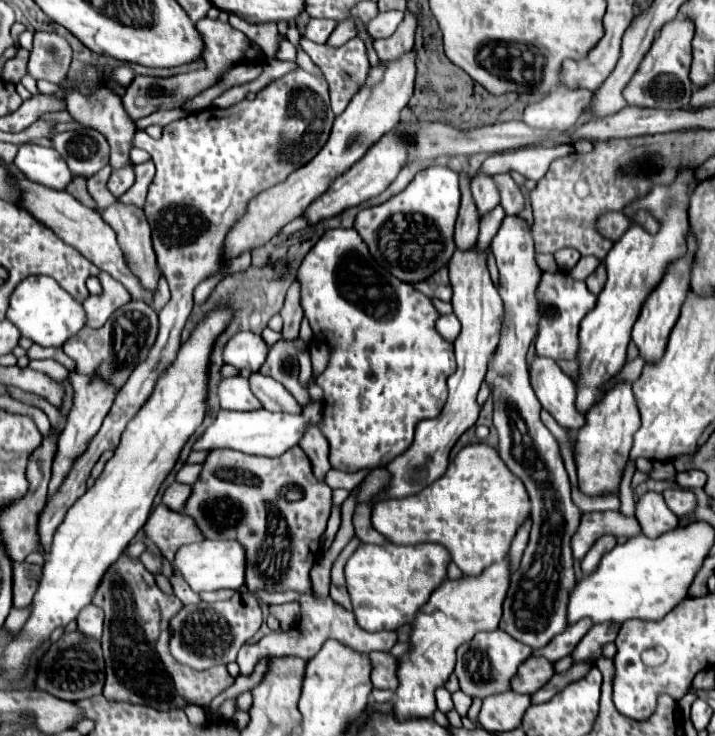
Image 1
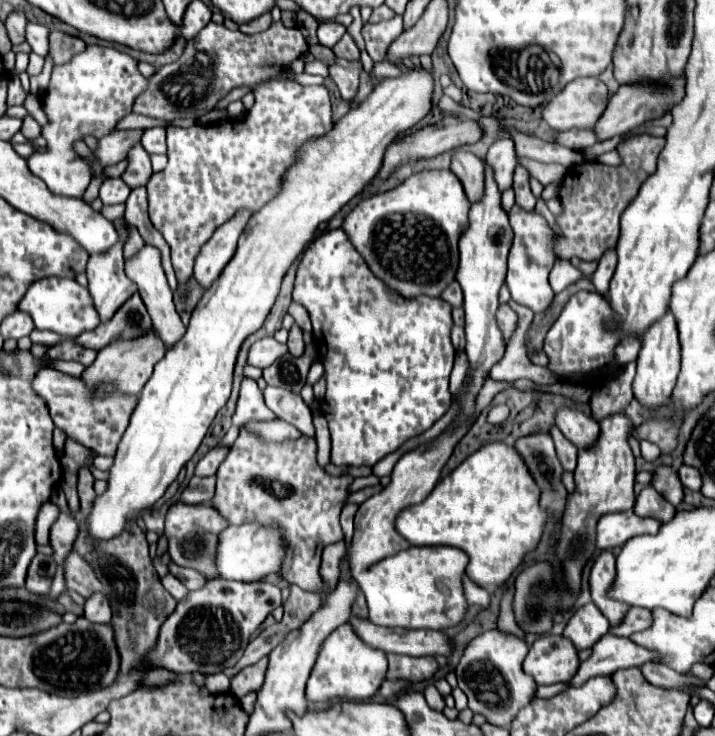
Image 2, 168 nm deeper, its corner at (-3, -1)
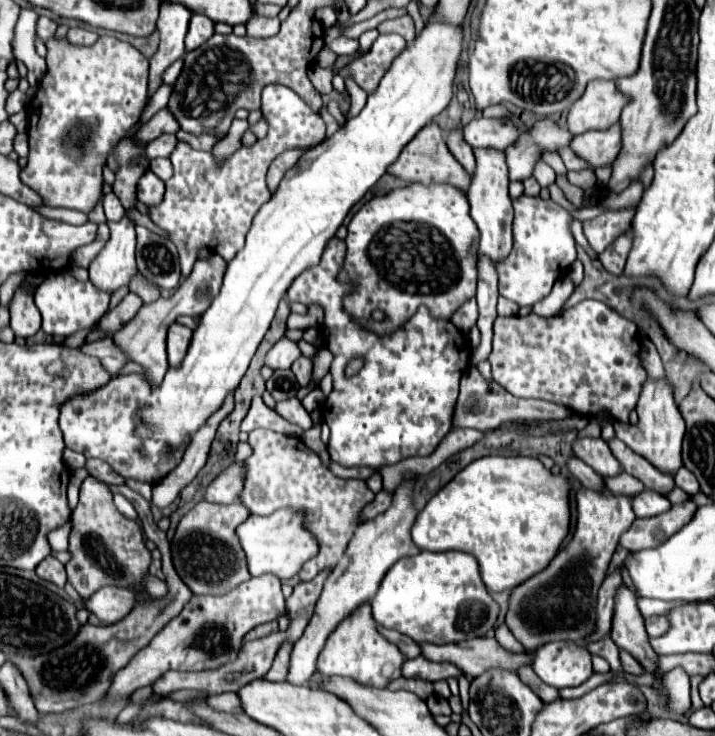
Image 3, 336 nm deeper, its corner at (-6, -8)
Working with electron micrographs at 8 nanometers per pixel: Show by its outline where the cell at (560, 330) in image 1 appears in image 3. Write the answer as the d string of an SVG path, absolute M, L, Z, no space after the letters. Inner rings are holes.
M581 301L555 317L539 317L529 313L525 317L497 317L493 327L493 349L489 355L493 379L515 397L545 399L569 407L581 415L607 413L615 421L629 421L629 411L637 405L639 391L647 381L647 373L639 359L641 335L633 321L621 317L617 311L601 301Z

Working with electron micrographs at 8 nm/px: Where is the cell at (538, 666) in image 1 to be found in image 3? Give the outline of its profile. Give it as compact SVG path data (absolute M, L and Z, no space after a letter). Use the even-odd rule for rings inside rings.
M573 641L545 643L533 653L533 671L557 689L577 687L593 675L591 653Z

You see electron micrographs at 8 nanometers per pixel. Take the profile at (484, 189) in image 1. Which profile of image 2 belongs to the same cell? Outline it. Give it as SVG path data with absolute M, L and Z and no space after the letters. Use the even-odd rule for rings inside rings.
M508 138L496 140L490 146L484 160L494 172L494 180L498 184L498 190L500 192L508 190L512 186L512 174L514 174L514 168L518 164L518 158L516 158L516 152L514 152L514 142L508 140Z

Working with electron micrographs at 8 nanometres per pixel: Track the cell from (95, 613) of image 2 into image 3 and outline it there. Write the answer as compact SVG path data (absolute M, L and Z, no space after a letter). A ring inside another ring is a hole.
M103 587L99 589L87 603L85 607L93 611L101 621L107 623L117 623L123 619L135 605L135 595L131 589L123 587Z

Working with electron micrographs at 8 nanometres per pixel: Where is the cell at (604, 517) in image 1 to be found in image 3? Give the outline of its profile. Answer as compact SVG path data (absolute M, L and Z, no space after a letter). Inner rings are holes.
M687 499L679 505L673 505L669 511L647 517L647 519L635 519L629 531L625 531L619 539L619 545L625 549L641 551L649 547L657 547L659 543L667 541L673 533L677 533L683 525L687 525L697 511L697 503L693 499Z

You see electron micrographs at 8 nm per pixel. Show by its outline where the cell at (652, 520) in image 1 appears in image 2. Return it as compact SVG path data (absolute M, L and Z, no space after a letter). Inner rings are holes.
M646 486L636 498L634 514L640 518L654 518L660 524L666 524L676 514L676 508L672 508L672 504L668 504L668 500L664 500L664 496L660 496L652 486Z

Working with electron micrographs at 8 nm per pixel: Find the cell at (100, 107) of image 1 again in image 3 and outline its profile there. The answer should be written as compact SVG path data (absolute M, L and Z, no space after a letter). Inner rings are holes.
M147 171L141 179L139 179L139 185L137 185L137 197L141 203L153 207L153 205L159 205L159 201L163 199L163 193L165 193L165 185L163 181L153 175L151 171Z

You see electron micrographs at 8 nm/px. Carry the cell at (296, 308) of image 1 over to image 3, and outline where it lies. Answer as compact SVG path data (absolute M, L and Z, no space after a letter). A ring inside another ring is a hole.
M299 357L291 365L291 371L295 373L295 377L297 377L297 381L299 381L301 387L307 387L311 383L311 371L313 371L313 367L311 367L311 361L307 357Z

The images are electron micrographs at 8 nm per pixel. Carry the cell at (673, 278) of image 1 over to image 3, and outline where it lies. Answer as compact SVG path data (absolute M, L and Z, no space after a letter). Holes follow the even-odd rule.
M647 379L641 391L641 397L639 397L639 403L637 403L637 413L639 413L639 421L636 425L614 421L615 435L635 453L651 461L659 471L665 471L667 475L675 475L675 471L683 465L681 463L681 441L685 435L685 421L679 415L679 409L673 401L671 383L667 379L659 379L659 381Z

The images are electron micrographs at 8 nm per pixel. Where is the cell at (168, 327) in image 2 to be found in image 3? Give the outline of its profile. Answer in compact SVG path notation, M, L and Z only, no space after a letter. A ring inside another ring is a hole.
M173 323L169 327L169 335L167 335L167 361L169 367L179 367L183 363L183 357L187 355L187 349L191 345L191 337L193 333L189 331L189 327Z

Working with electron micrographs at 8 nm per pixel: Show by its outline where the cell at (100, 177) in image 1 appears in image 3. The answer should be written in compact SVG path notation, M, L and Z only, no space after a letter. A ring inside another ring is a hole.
M137 273L135 279L131 279L131 281L133 281L131 283L133 285L133 293L137 293L143 303L151 303L151 301L155 301L159 297L159 289L153 287L141 273Z

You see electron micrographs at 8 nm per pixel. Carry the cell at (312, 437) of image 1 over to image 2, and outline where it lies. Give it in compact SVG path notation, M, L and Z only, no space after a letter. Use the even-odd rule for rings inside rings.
M266 386L264 400L266 400L266 406L278 418L294 424L304 436L314 438L312 414L310 414L310 408L306 406L306 402L302 400L300 394L294 394L294 392L282 390L282 388L274 388L274 386Z

